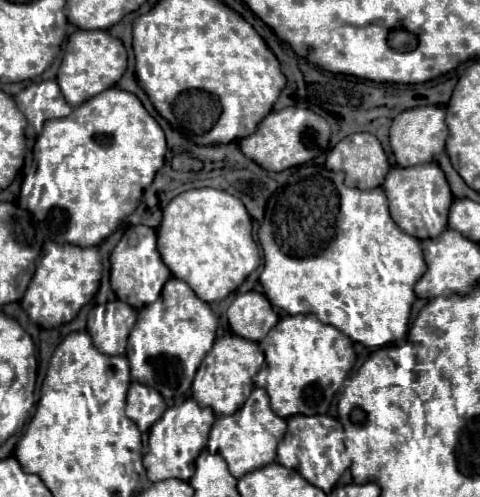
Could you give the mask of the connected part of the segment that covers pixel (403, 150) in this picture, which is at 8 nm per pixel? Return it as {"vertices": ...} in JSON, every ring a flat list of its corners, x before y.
{"vertices":[[439,105,415,107,415,109,407,109,407,111,399,113,393,119,391,135,389,135,397,165,399,167,413,167,413,165,433,161,433,157,445,149,447,135,449,135,449,129,445,125,445,109]]}

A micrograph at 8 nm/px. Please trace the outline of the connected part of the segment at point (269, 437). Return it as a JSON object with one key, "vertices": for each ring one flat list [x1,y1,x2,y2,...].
{"vertices":[[257,387,257,389,253,389,253,393,249,395,249,399,245,401,245,405,241,409,237,409,233,415,215,419,206,448,210,453,219,453,227,461,231,475,239,479,239,477,275,461,277,443,283,439,285,429,287,429,285,419,275,415,269,407,267,391]]}

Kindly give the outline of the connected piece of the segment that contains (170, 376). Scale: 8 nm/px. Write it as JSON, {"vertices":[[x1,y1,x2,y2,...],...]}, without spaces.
{"vertices":[[171,277,159,295,159,301,139,311,137,323,129,335,127,359,131,365,131,377,159,389,165,399,185,395,199,361,203,361,215,341,215,331,217,317,209,304,195,297,193,289,185,281]]}

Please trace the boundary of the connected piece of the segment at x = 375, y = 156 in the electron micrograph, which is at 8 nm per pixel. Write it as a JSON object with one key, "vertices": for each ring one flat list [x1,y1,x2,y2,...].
{"vertices":[[353,133,329,151,325,167,343,171,349,187,373,189,383,183,383,177,389,171,389,161,375,135]]}

